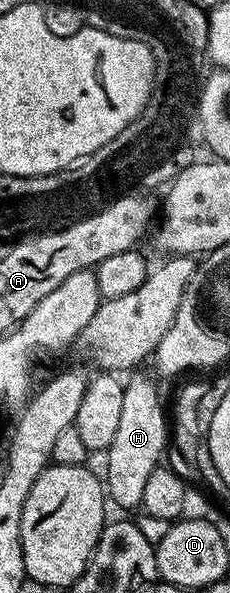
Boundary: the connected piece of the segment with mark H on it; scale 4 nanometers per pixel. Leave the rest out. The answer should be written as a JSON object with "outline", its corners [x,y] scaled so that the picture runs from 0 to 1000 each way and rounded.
{"outline":[[[583,636],[543,644],[539,680],[522,691],[522,715],[504,718],[504,740],[487,740],[474,757],[457,759],[461,804],[452,798],[452,825],[474,843],[496,845],[530,858],[596,860],[626,841],[626,820],[643,815],[643,801],[691,789],[704,762],[730,757],[730,696],[704,691],[704,676],[687,671],[687,656],[652,636]]]}

